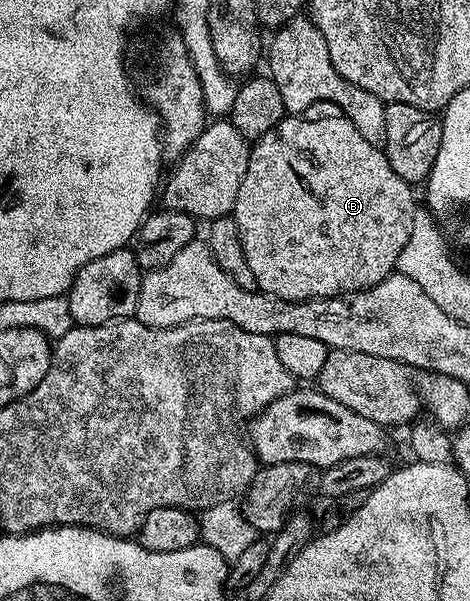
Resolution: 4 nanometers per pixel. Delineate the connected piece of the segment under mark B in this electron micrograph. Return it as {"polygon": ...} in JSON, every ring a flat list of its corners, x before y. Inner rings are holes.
{"polygon":[[288,115,277,123,266,135,255,138,248,154,246,175,242,175,242,187,238,187,238,199,234,199,234,207,230,216,238,223,238,235,242,239,242,251,246,251,246,263,250,263,250,271,254,271,256,289,261,293,269,293,278,299,287,301,312,301,316,297,343,297,349,293,361,293,363,289,382,283,395,270,398,255,402,255,402,247,410,239,410,231,414,231,414,211,418,201,413,186,403,181,390,167,383,148,367,139,362,139,358,127,350,123,343,115,336,117,312,117,313,115]]}

